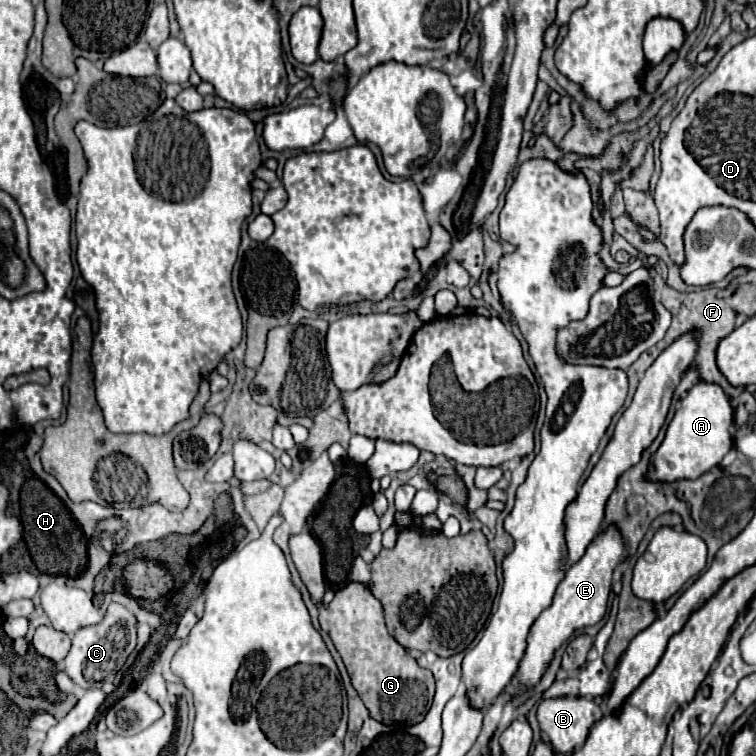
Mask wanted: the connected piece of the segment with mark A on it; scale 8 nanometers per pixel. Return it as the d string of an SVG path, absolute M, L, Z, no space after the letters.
M698 382L694 384L686 398L682 398L680 408L666 428L666 436L658 450L652 454L652 466L648 478L652 482L674 482L674 480L694 480L718 466L720 460L732 448L730 426L734 422L734 412L728 396L718 384Z

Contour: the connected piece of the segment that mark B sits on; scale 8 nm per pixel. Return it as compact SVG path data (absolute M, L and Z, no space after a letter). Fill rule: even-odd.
M564 696L542 700L536 716L542 732L550 736L554 750L572 754L586 742L590 726L604 714L594 700Z

